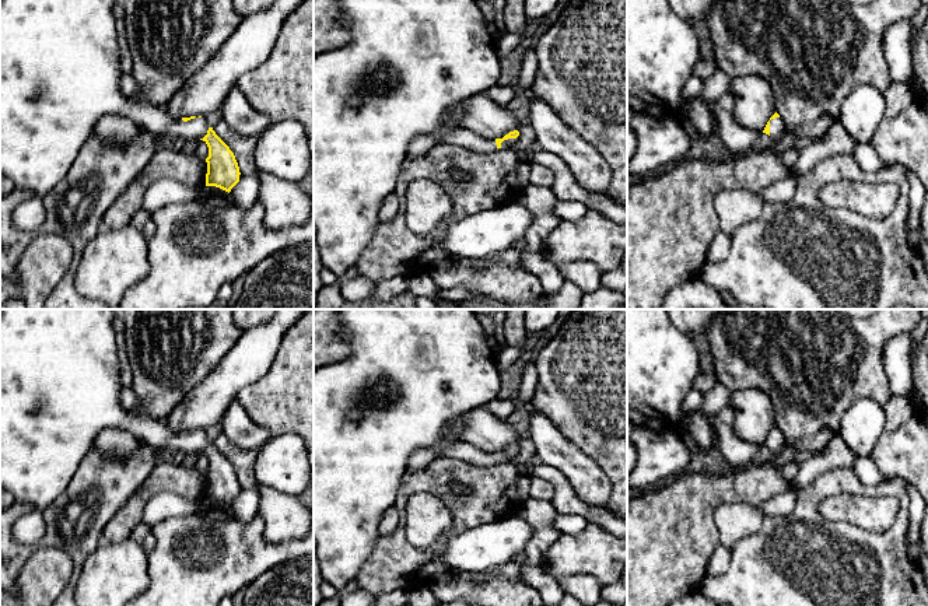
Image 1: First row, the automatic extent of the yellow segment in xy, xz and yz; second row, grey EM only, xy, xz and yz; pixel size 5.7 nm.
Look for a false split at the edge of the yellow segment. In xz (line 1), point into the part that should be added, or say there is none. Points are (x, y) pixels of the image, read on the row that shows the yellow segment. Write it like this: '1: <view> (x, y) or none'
1: xz (408, 60)

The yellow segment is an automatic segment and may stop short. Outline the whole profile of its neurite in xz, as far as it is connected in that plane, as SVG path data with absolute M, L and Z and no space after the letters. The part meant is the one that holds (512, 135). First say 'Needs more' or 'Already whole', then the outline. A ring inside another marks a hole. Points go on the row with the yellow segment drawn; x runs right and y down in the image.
Needs more. M340 0L340 11L343 25L351 32L350 42L344 48L314 56L314 228L323 266L343 279L371 242L374 231L381 223L379 209L384 200L395 193L407 147L416 137L441 132L444 143L458 144L477 153L488 153L512 147L519 132L514 130L502 139L488 140L463 129L444 129L444 113L448 106L487 91L497 84L501 74L495 42L491 39L486 20L474 0Z

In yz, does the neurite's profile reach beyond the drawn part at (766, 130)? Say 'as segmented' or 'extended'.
extended

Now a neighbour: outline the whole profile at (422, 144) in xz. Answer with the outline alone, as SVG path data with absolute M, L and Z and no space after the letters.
M431 133L416 137L407 147L406 157L413 160L424 155L430 148L442 143L442 133Z

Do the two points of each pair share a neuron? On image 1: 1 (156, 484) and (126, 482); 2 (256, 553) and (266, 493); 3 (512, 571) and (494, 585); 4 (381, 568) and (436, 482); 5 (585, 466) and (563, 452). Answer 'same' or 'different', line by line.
1: different
2: different
3: different
4: same
5: same

